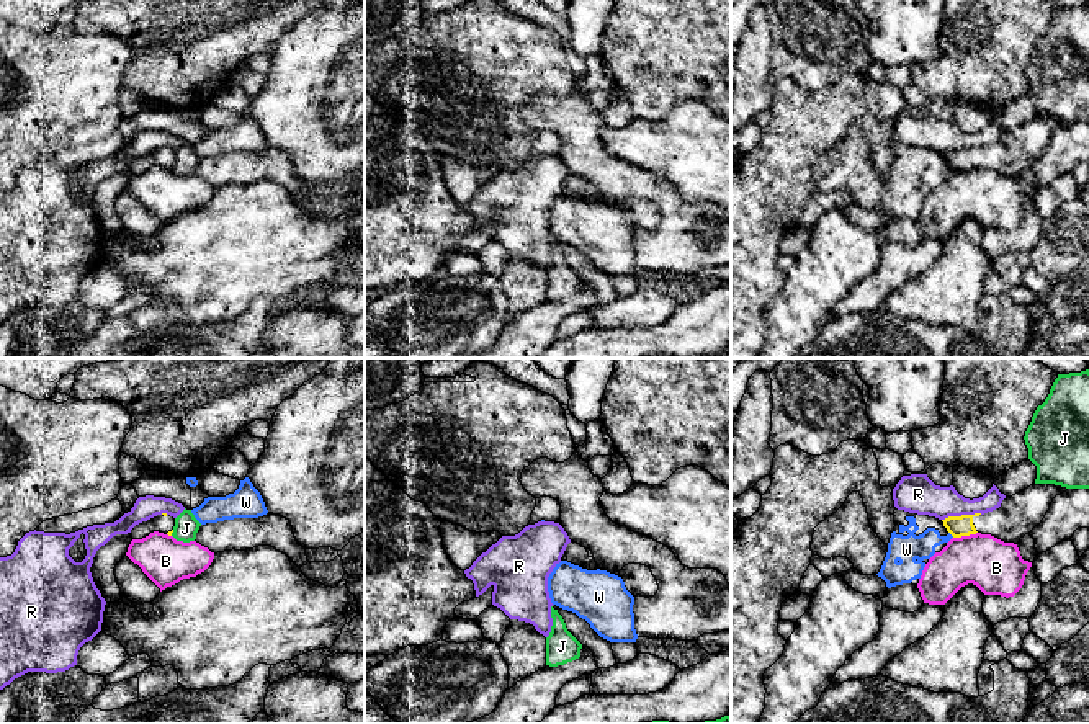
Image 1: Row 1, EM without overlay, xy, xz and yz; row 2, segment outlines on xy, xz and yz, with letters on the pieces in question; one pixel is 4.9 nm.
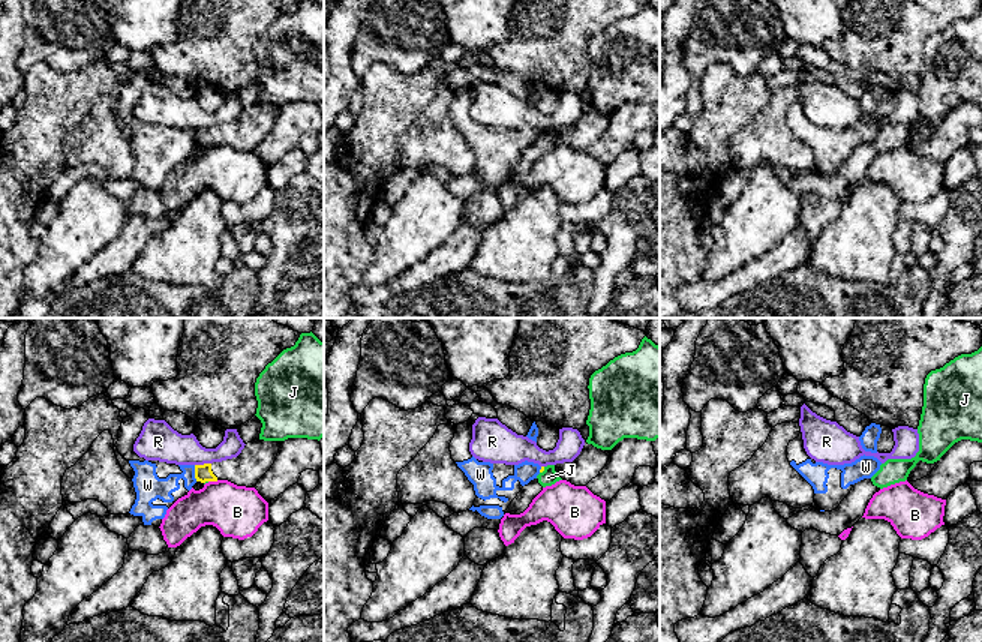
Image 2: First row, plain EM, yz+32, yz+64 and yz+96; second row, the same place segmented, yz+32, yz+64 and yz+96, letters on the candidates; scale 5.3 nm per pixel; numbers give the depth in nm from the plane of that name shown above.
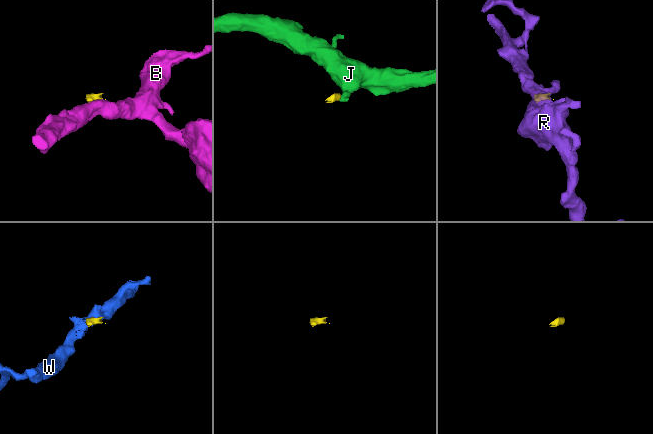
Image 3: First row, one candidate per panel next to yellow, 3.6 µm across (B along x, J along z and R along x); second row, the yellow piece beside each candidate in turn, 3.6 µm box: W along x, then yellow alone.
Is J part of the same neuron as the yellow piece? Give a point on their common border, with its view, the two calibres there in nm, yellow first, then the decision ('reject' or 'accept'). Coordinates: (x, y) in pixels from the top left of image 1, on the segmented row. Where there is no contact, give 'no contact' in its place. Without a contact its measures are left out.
contact xy (172, 531); calibres 20 and 120 nm; reject

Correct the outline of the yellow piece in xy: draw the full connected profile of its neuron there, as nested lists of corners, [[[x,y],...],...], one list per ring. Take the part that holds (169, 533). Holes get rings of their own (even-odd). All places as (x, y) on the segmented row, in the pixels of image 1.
[[[162,513],[162,515],[157,515],[150,520],[147,520],[147,521],[142,521],[142,523],[136,525],[131,530],[131,538],[132,539],[142,539],[154,531],[172,536],[173,526],[175,526],[175,518],[167,515],[167,513]]]

